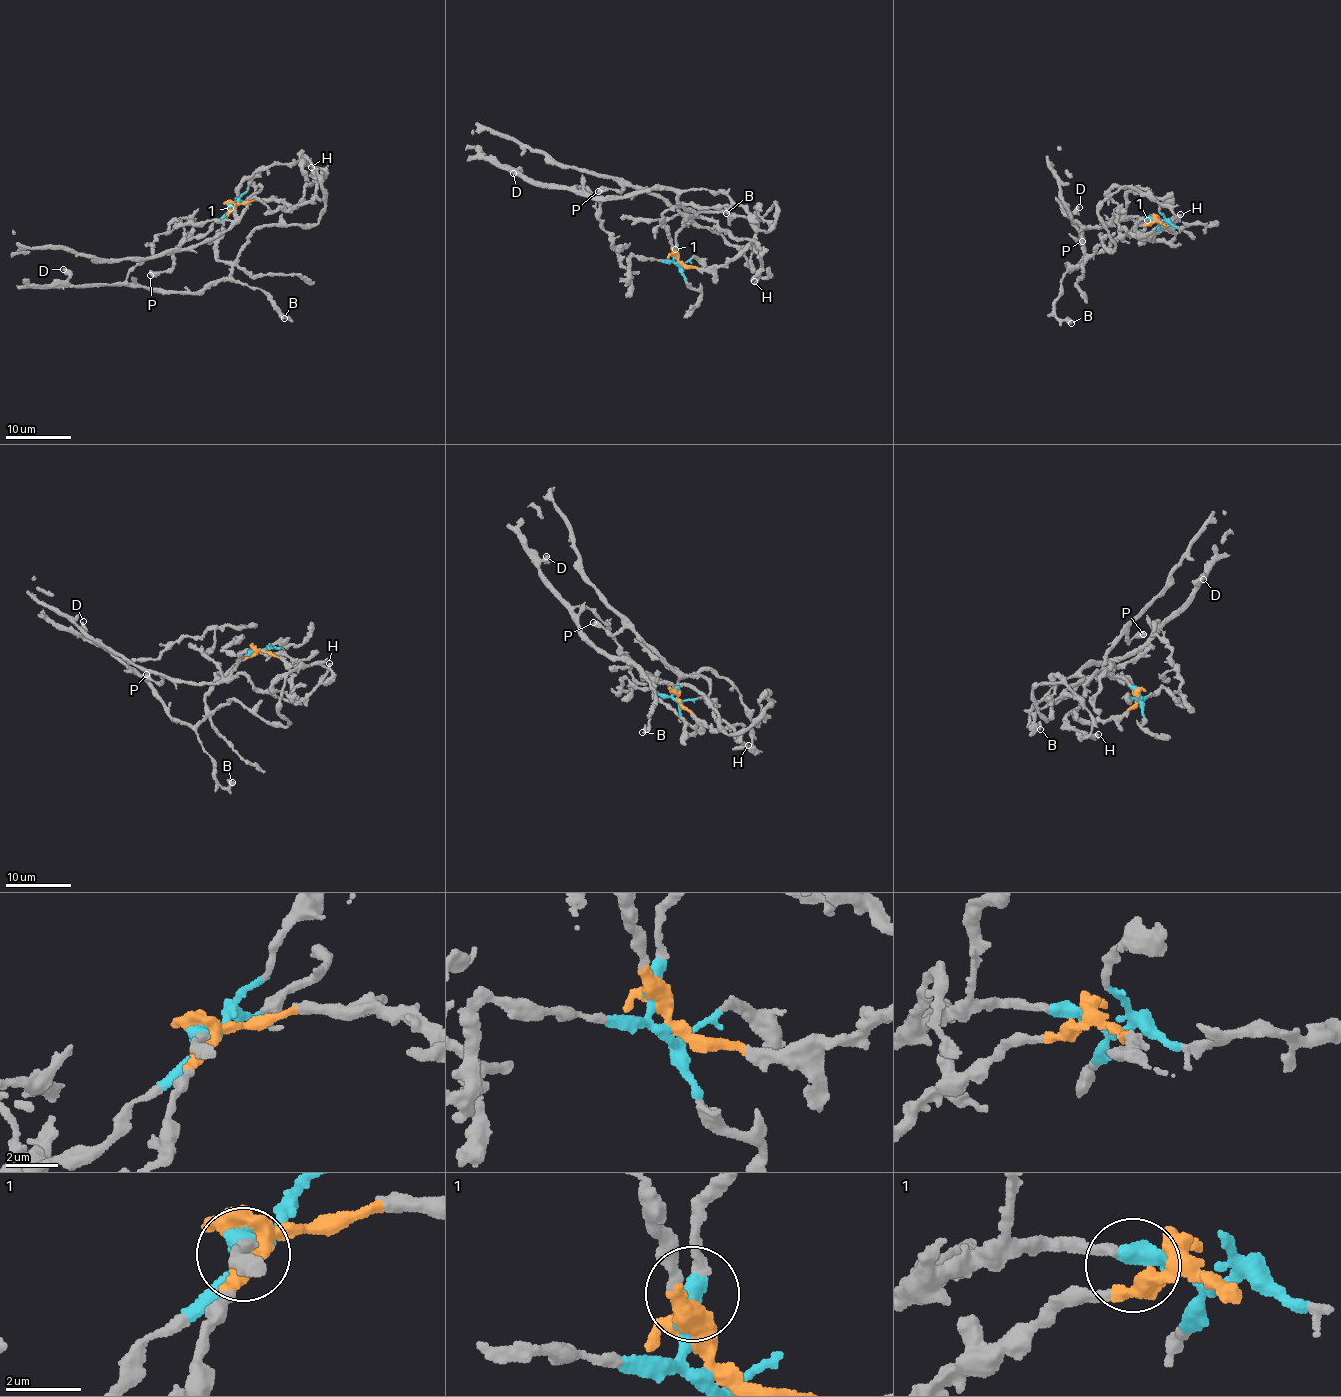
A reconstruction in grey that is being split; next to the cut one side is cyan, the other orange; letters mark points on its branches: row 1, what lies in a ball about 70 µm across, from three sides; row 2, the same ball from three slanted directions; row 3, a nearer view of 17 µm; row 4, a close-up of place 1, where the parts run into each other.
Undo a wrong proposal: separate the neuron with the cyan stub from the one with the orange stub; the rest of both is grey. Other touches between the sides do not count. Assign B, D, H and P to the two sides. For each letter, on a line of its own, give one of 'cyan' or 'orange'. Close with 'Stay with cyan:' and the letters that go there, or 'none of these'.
B: orange
D: orange
H: cyan
P: cyan
Stay with cyan: H, P

